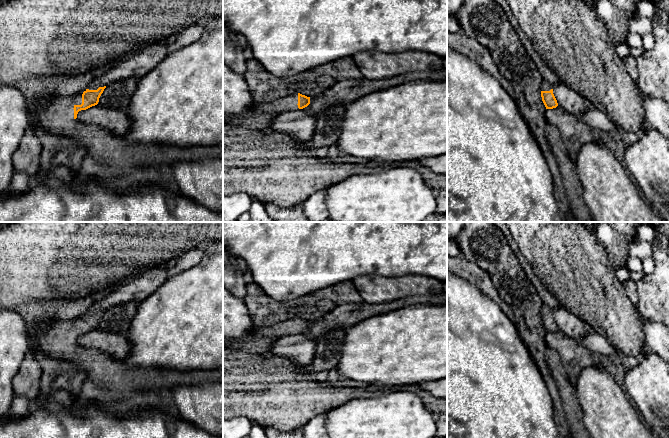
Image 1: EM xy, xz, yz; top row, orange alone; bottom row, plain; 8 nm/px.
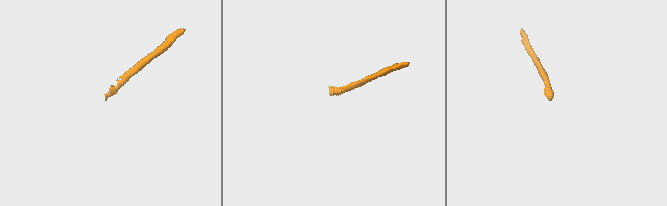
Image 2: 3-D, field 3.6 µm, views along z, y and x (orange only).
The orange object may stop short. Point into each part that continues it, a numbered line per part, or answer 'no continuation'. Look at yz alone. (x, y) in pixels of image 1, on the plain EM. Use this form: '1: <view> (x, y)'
1: yz (545, 310)

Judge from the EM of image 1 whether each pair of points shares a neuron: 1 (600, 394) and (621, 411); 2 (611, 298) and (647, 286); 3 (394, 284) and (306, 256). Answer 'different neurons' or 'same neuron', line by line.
1: same neuron
2: different neurons
3: different neurons

